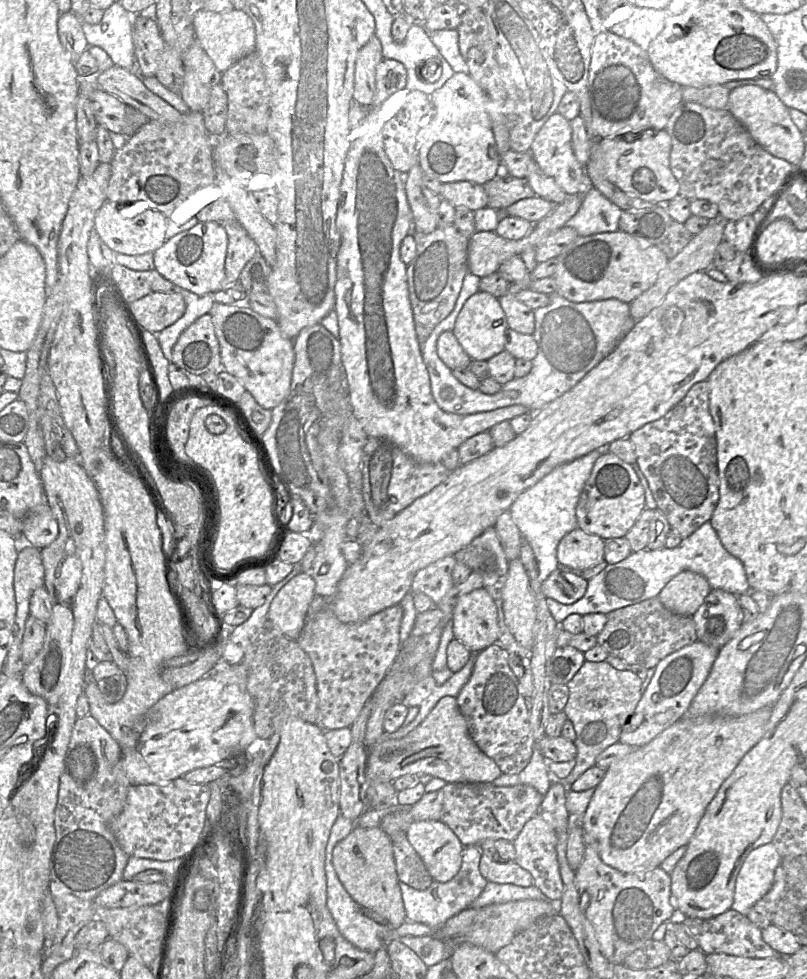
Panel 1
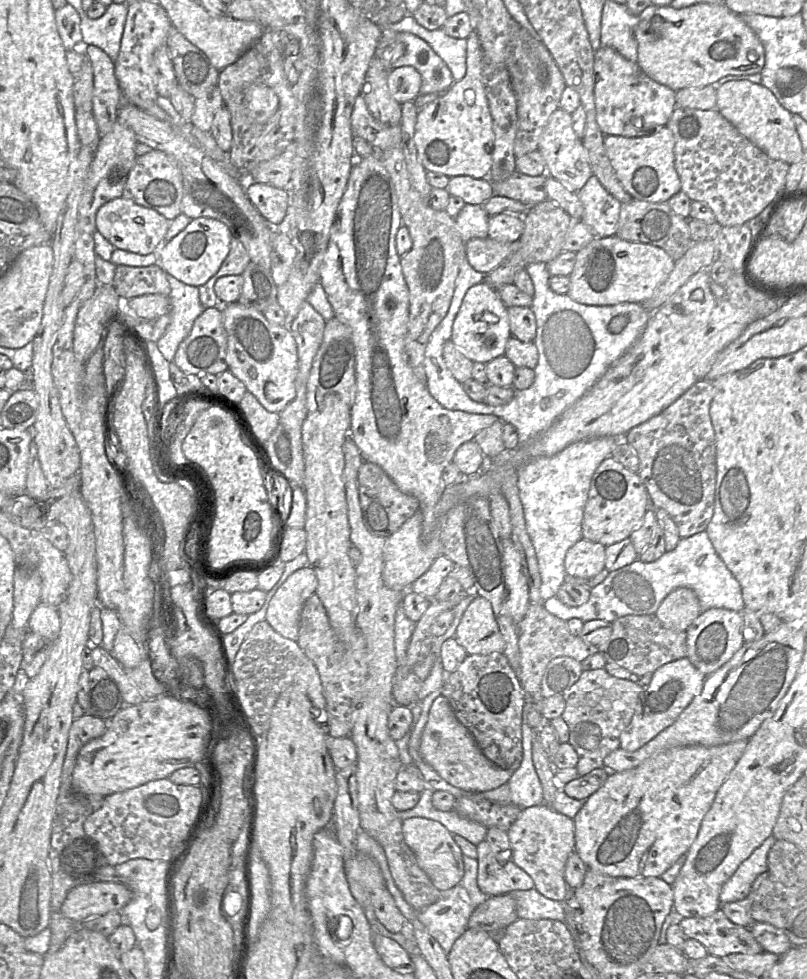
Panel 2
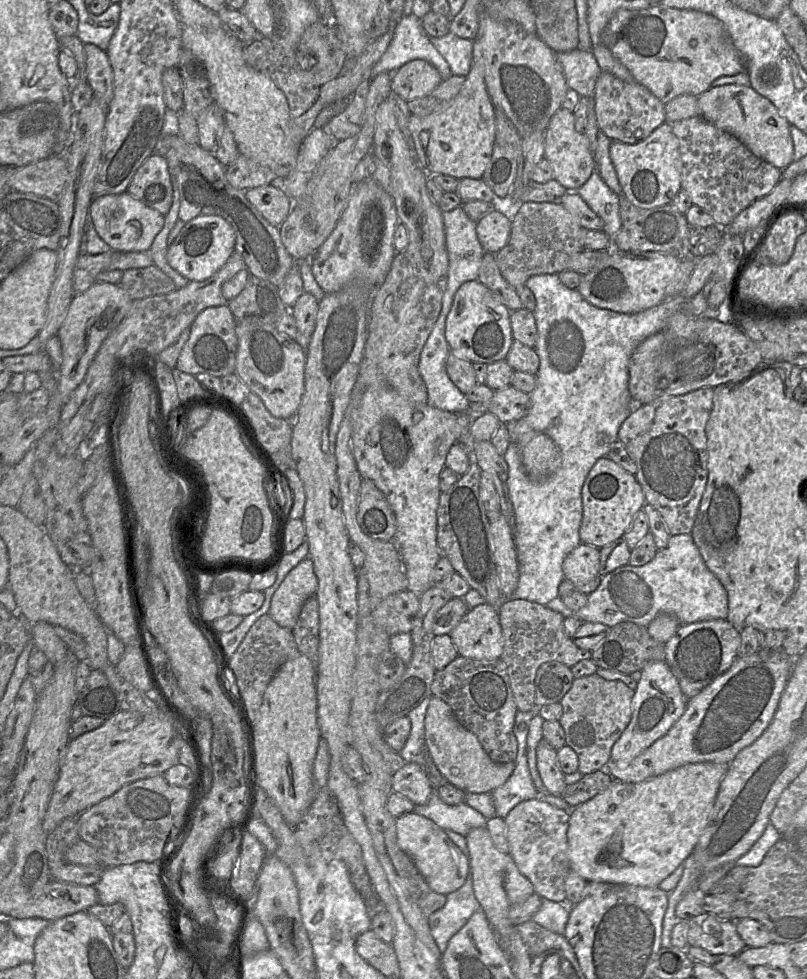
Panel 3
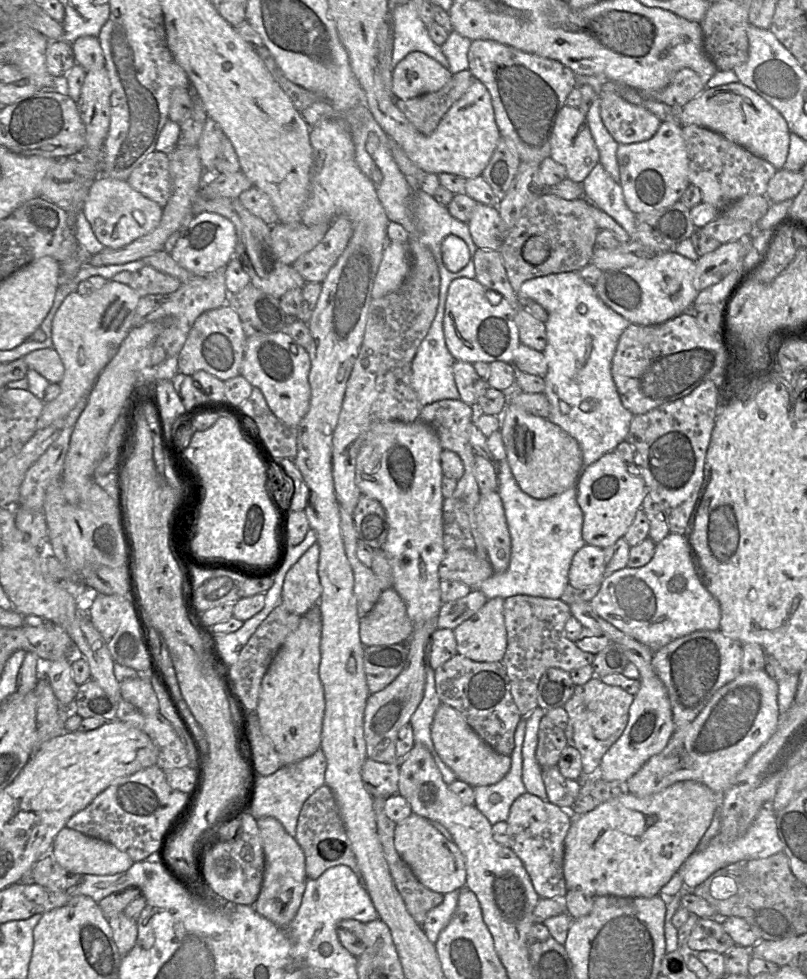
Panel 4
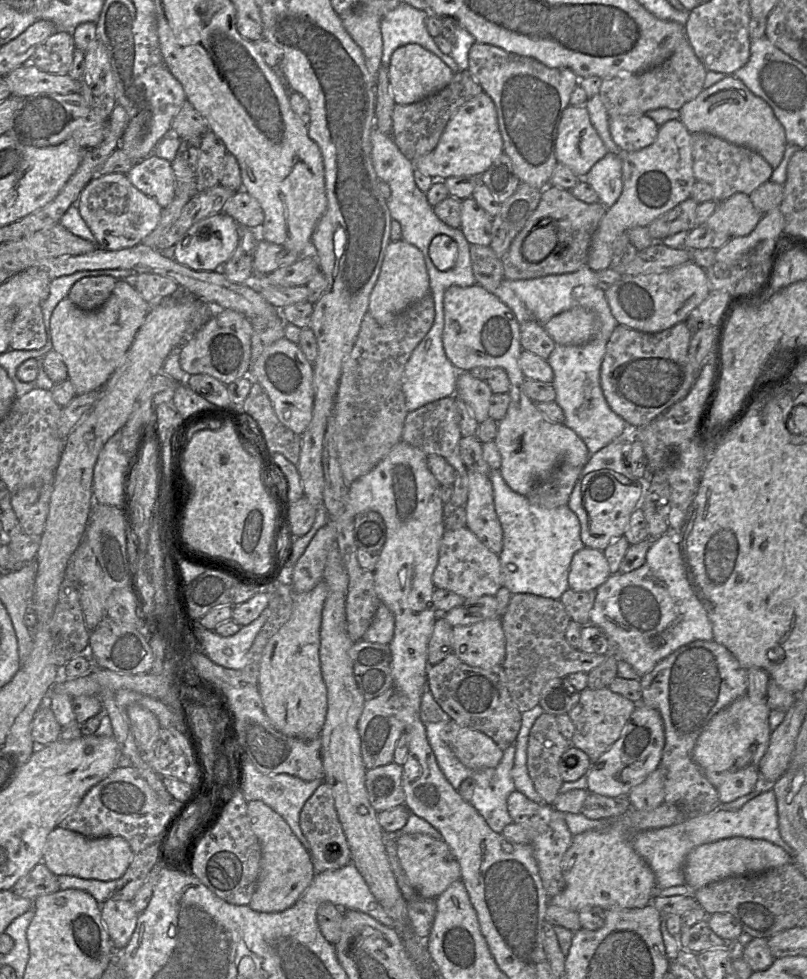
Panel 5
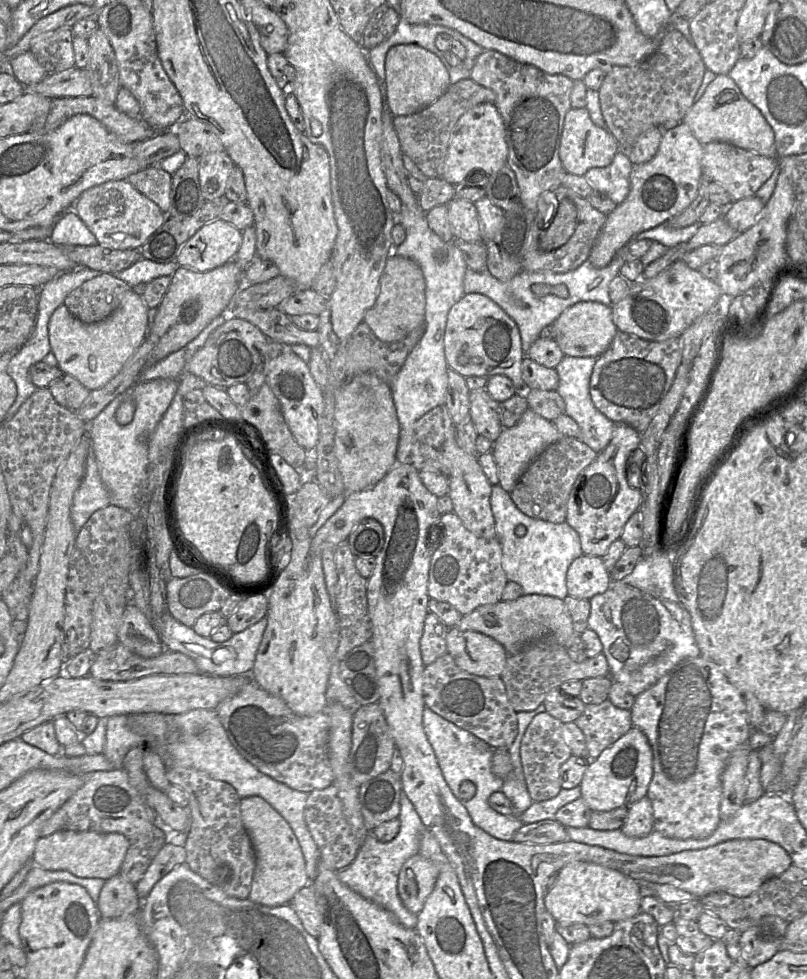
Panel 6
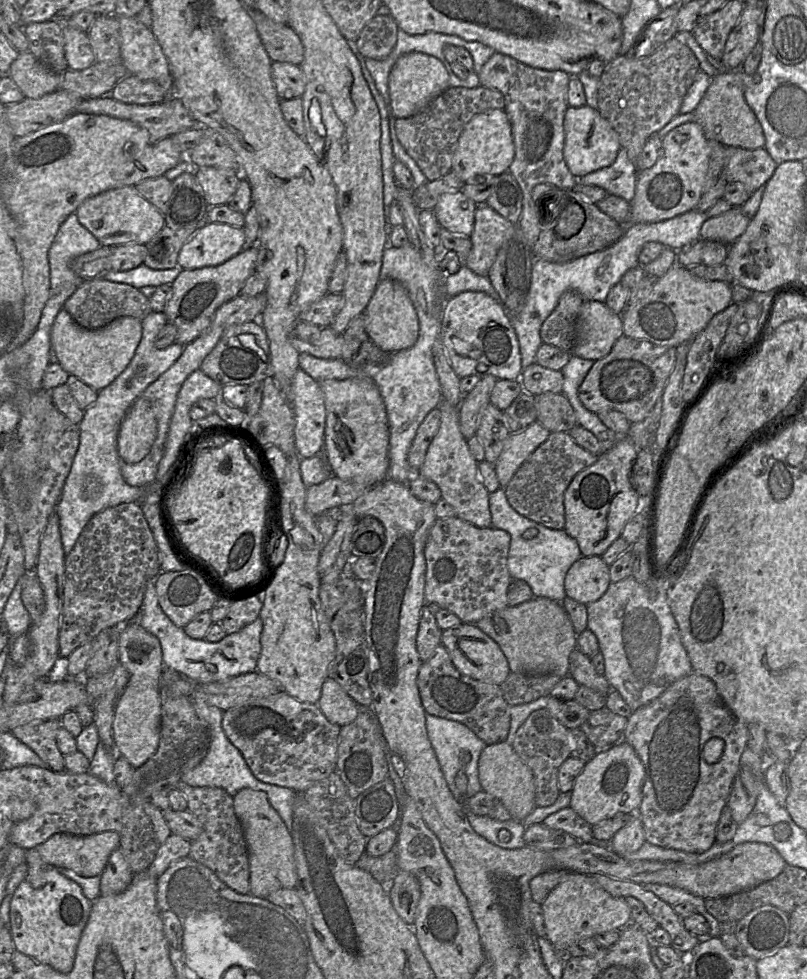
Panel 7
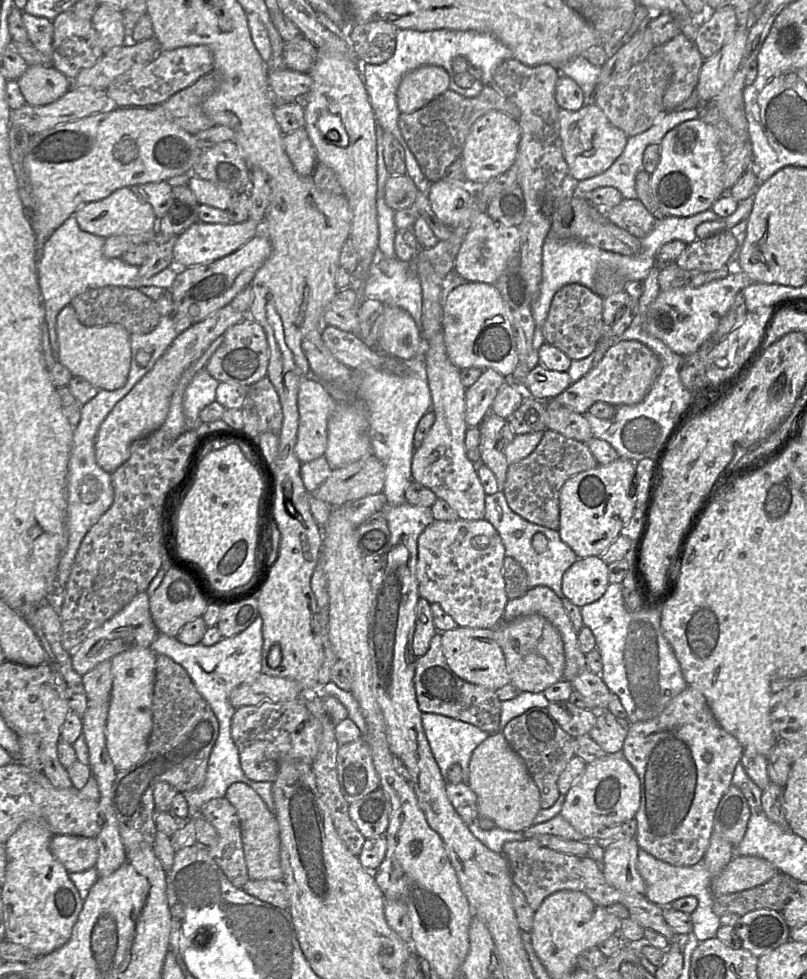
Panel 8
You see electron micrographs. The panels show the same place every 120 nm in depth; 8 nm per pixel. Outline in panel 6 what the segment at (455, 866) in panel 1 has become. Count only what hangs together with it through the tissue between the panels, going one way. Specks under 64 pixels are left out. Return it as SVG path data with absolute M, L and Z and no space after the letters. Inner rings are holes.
M420 854L413 855L403 864L397 889L402 903L411 913L420 913L435 887L438 875L438 866Z

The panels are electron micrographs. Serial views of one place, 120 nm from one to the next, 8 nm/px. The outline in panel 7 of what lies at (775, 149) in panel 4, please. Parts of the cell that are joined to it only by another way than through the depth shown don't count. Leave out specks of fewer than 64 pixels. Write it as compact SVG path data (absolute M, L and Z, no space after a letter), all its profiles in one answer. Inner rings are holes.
M721 71L712 78L703 99L693 111L710 142L719 142L728 147L758 149L765 147L765 135L756 115L747 104L743 83L737 71Z

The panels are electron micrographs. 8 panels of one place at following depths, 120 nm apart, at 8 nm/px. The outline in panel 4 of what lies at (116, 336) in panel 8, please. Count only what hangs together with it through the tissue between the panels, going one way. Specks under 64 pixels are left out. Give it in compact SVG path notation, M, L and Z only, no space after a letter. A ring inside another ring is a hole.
M108 281L87 296L76 291L66 296L52 322L52 348L64 365L64 375L59 383L59 395L44 404L37 421L37 430L65 418L83 396L89 395L96 379L133 328L133 318L140 298L129 285L115 281Z

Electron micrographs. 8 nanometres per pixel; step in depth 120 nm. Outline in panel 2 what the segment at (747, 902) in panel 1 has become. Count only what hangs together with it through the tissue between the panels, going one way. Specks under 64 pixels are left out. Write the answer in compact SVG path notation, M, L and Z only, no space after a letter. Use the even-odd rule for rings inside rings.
M773 835L769 836L738 866L721 888L720 901L722 904L736 902L748 896L756 878L767 871L768 853L776 840Z

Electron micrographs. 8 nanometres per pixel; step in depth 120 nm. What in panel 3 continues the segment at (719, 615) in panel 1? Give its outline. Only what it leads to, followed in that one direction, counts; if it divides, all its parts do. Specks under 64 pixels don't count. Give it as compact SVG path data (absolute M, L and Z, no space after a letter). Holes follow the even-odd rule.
M727 619L683 624L664 643L664 662L676 677L683 695L689 700L733 665L738 658L740 641L740 629Z

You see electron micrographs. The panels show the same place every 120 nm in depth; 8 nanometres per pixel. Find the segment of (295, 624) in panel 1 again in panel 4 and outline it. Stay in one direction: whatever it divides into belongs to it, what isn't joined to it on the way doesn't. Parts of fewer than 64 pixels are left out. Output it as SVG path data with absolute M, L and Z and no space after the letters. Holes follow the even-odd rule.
M315 542L286 573L281 604L287 611L303 616L318 605L322 593L318 576L319 552Z

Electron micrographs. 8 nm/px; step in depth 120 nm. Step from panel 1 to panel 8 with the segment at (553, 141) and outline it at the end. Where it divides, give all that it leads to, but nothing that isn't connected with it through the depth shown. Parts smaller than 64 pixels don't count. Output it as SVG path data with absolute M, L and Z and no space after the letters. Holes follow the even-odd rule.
M587 101L577 111L560 108L558 119L564 159L571 175L577 181L594 177L607 170L623 152L629 138L610 123L602 109L593 101Z

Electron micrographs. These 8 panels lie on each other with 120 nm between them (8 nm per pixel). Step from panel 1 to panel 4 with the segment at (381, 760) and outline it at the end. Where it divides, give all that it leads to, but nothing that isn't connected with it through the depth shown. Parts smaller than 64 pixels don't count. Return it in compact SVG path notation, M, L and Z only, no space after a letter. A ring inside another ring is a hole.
M442 704L431 724L431 738L441 760L454 772L456 778L471 787L489 786L499 782L510 770L510 756L493 750L454 708Z

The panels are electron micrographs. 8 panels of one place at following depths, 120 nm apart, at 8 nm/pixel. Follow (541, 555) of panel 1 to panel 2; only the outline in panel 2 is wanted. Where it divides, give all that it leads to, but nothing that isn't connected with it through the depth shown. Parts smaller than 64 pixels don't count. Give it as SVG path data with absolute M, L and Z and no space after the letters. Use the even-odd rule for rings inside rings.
M601 437L575 442L551 457L533 459L518 469L519 498L523 507L527 533L534 546L541 577L542 601L555 596L565 581L564 558L567 550L582 538L582 520L593 474L623 438Z

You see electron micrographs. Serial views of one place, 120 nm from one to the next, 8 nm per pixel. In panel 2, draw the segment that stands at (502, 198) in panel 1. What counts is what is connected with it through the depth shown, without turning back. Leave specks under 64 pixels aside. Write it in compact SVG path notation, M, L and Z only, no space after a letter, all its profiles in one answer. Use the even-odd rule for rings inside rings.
M516 171L507 179L501 182L492 183L492 187L494 190L494 194L497 196L507 197L509 199L522 202L525 205L533 206L547 199L547 194L545 190L545 182L547 177L550 176L546 174L543 176L528 176Z

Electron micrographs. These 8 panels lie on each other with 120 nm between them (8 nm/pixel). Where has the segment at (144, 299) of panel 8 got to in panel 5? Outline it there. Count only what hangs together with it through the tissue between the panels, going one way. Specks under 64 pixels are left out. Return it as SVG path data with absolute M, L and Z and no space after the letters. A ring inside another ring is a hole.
M112 276L85 277L72 286L67 298L83 311L95 311L109 299L116 282Z

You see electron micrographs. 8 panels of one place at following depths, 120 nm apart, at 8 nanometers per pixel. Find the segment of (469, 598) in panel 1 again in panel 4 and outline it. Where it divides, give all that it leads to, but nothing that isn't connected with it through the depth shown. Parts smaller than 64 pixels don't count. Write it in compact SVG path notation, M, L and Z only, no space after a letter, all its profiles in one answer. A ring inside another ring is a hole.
M504 598L486 602L472 617L454 630L457 653L476 662L499 662L507 648Z

